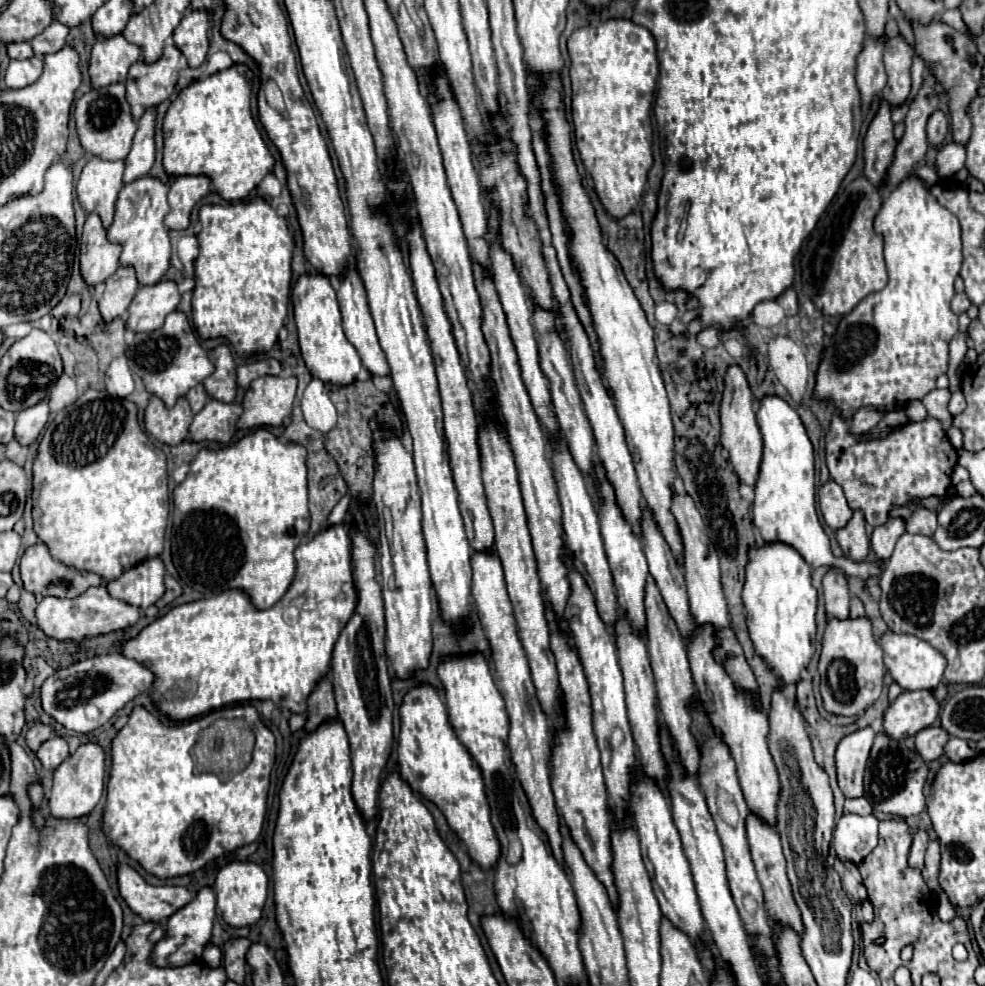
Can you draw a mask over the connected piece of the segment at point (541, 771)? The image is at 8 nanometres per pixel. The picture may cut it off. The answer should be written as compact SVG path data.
M478 552L472 556L472 596L476 600L478 618L484 626L486 638L492 646L492 658L496 664L496 676L500 680L500 688L504 692L506 710L510 716L510 736L508 746L514 758L514 766L518 770L518 780L530 800L532 814L538 822L538 826L546 832L550 848L554 852L554 858L558 864L566 870L566 874L572 878L572 872L564 860L564 834L560 832L560 814L556 808L556 798L552 792L552 776L550 776L550 756L552 756L552 736L546 726L546 716L542 714L542 708L538 706L538 700L534 698L534 684L530 682L530 668L526 662L526 656L522 654L522 644L518 642L518 630L514 626L514 614L510 610L510 598L506 594L502 564L498 562L496 552Z

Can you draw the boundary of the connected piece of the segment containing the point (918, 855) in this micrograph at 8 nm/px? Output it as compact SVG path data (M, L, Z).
M916 832L916 834L914 834L914 842L912 842L912 850L910 850L910 866L924 870L926 846L928 846L928 836L926 836L926 832Z

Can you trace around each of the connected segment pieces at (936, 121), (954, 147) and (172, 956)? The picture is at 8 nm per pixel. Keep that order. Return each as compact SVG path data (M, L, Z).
M936 110L930 118L928 118L928 140L930 144L942 144L946 134L948 134L948 118L942 110Z
M954 140L948 142L944 148L940 148L940 152L936 156L940 178L954 176L964 166L964 160L966 160L966 148Z
M204 886L192 898L192 902L188 902L168 918L168 936L156 944L154 962L158 962L158 966L182 966L182 962L190 962L190 958L200 960L204 944L210 942L214 916L216 916L216 894L210 886Z

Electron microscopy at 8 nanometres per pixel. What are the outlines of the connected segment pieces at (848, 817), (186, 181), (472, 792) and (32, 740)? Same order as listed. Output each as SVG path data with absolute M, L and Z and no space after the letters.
M844 812L834 830L834 848L842 862L862 862L878 844L878 818Z
M178 176L170 184L168 204L170 212L166 216L166 226L170 230L184 230L190 224L190 214L196 202L210 190L208 176Z
M428 684L412 688L400 706L400 722L398 764L402 780L408 782L416 794L440 808L450 828L466 844L470 858L478 862L482 870L494 870L500 858L500 842L490 820L484 778L466 746L458 740L440 694Z
M34 724L34 726L28 728L24 738L26 738L26 744L28 744L30 750L38 750L40 744L44 740L48 740L50 736L52 736L52 728L48 724Z

